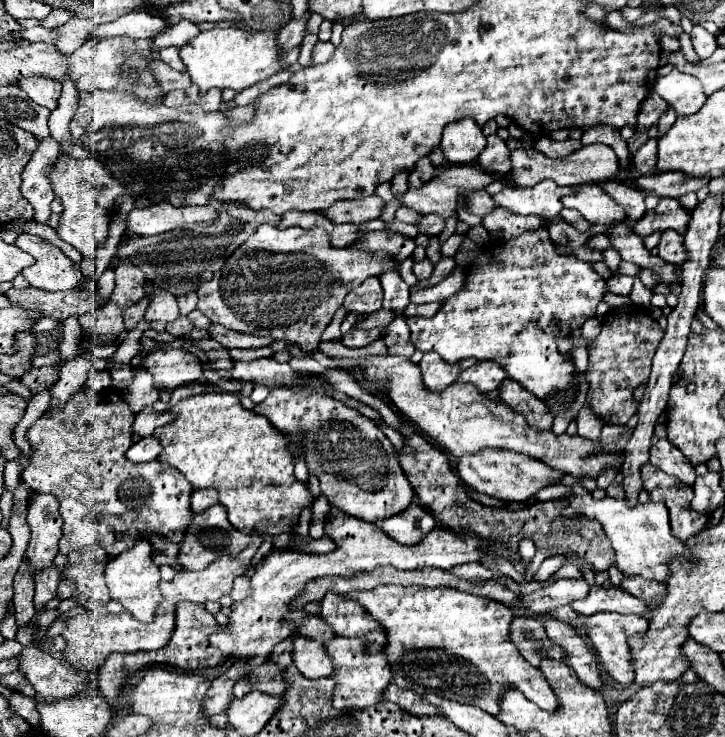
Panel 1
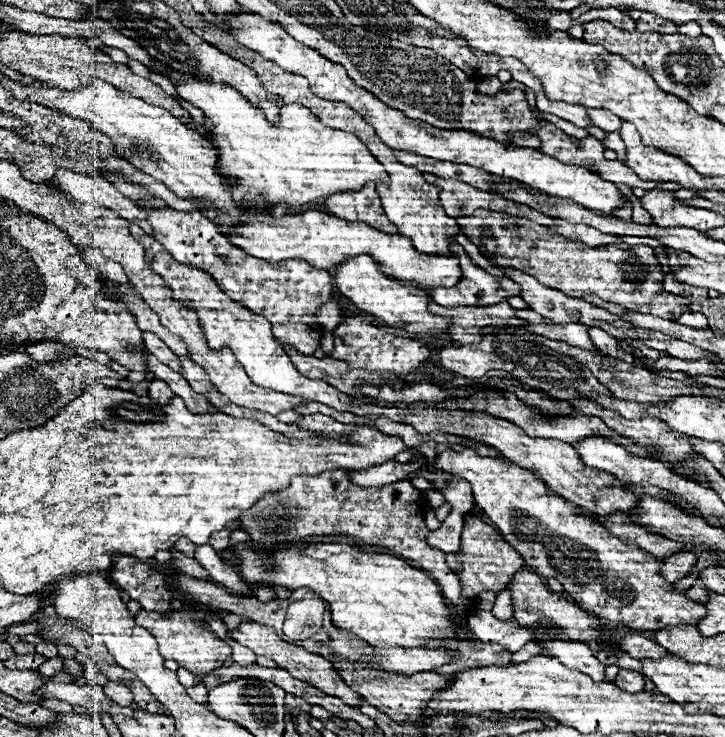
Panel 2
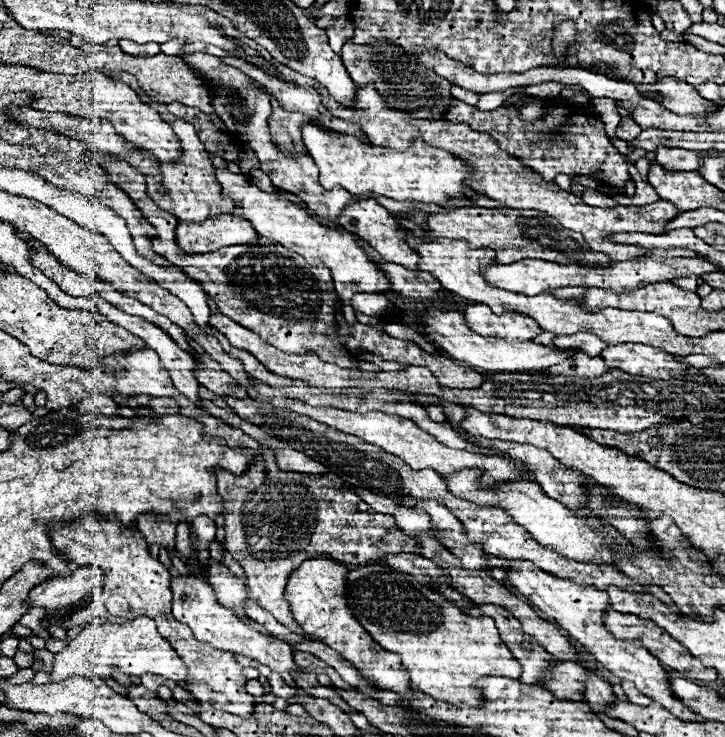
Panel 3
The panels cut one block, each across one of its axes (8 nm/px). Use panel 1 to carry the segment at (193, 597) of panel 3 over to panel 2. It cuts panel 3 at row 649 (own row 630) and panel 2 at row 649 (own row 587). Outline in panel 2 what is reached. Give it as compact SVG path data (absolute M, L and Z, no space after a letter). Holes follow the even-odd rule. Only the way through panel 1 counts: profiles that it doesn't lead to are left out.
M242 622L238 626L238 630L228 634L228 638L240 642L242 646L248 646L258 656L272 658L280 668L286 668L294 678L308 682L310 686L322 690L324 694L336 696L336 698L344 698L344 704L348 704L348 706L360 706L360 702L362 702L362 698L344 684L344 680L340 678L340 674L336 672L336 668L332 666L330 660L326 660L324 656L312 654L312 652L304 650L302 646L296 646L292 642L286 642L286 640L280 640L278 634L274 632L274 628L268 628L268 626L262 626L262 624L256 624L256 622Z

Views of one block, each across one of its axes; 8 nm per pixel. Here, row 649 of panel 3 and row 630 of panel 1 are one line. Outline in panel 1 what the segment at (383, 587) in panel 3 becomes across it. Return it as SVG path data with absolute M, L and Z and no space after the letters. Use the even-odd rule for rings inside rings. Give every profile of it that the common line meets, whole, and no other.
M384 584L352 594L366 612L382 624L386 634L384 654L392 668L392 682L420 696L434 692L460 704L472 704L498 714L498 698L504 688L518 688L542 710L558 708L556 696L538 668L532 668L508 640L512 608L502 602L452 590L424 586Z

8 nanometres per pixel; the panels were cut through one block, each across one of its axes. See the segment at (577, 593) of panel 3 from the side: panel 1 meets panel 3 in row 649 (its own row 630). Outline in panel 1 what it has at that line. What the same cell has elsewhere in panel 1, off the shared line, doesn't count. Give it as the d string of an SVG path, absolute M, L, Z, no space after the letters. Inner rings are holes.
M596 614L588 622L586 632L600 656L600 664L616 682L624 686L632 684L634 678L626 638L630 634L644 632L646 628L648 620L634 614Z

